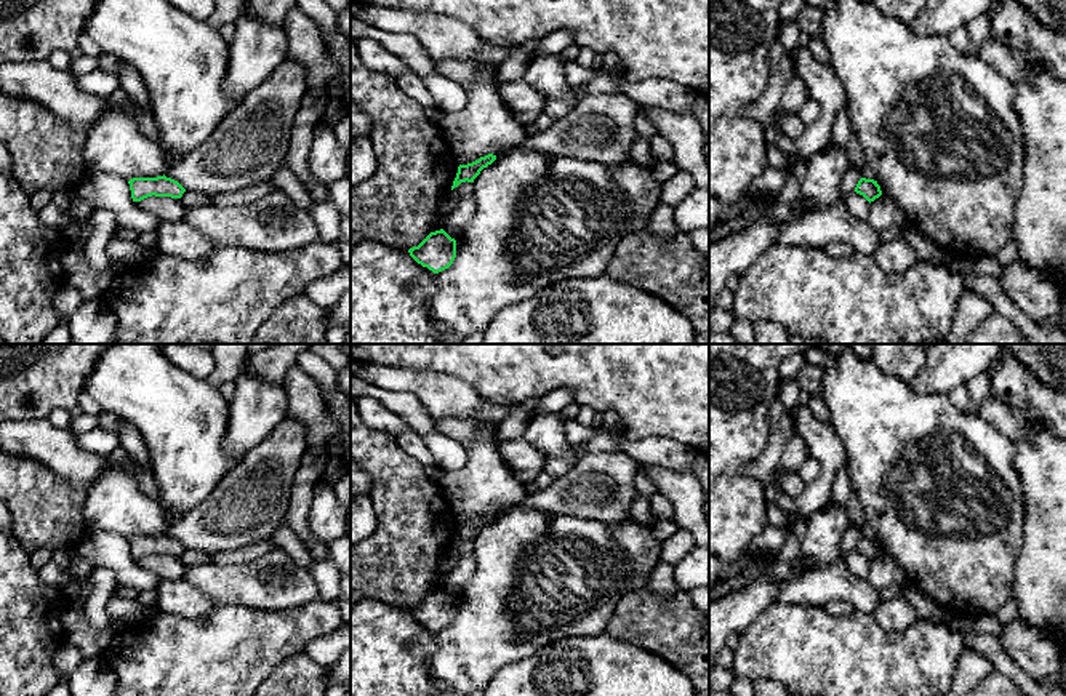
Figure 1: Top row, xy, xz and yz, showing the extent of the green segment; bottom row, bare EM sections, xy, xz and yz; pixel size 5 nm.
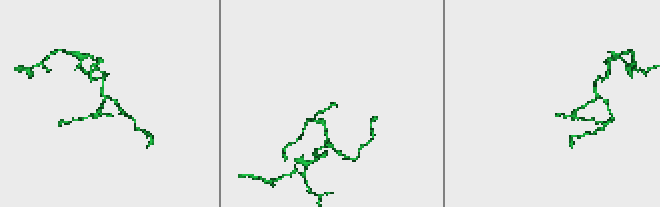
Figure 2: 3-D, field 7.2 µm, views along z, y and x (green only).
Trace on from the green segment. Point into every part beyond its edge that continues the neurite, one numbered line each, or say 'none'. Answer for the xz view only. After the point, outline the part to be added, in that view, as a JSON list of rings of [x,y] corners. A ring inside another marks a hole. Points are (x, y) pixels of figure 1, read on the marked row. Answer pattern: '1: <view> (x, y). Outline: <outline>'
none

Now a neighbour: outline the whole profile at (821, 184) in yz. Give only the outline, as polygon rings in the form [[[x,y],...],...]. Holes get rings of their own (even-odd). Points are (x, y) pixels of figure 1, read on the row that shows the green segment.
[[[828,144],[808,158],[808,170],[802,182],[802,198],[812,211],[826,210],[840,202],[840,182],[848,171],[848,154]]]

